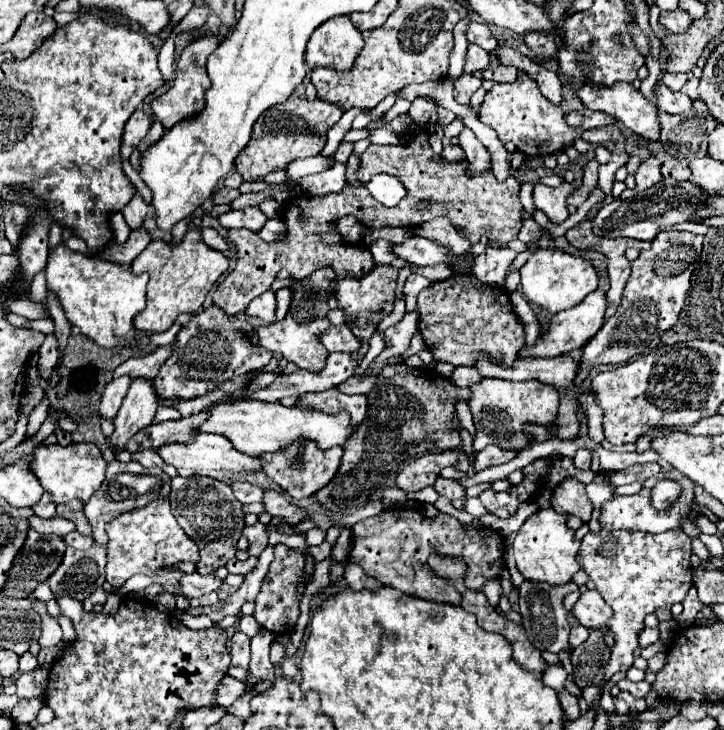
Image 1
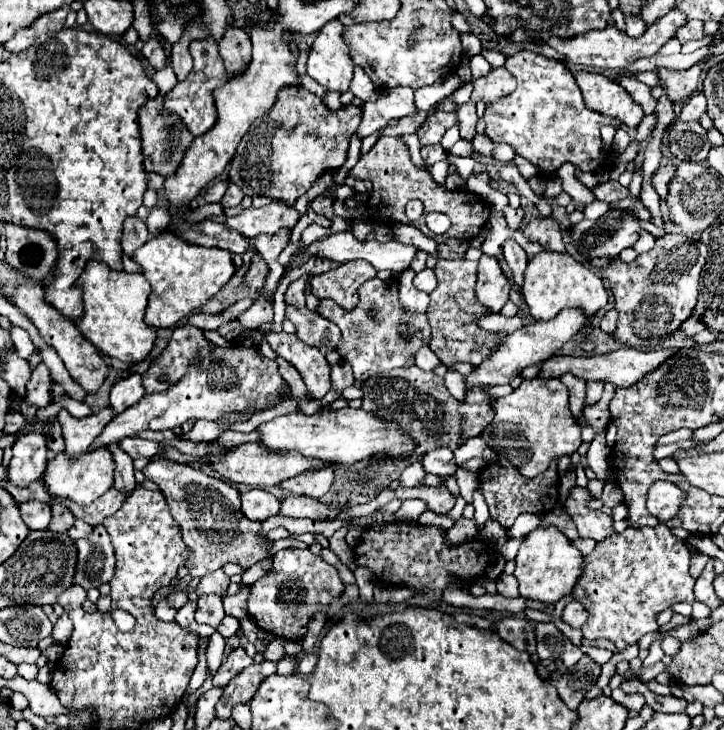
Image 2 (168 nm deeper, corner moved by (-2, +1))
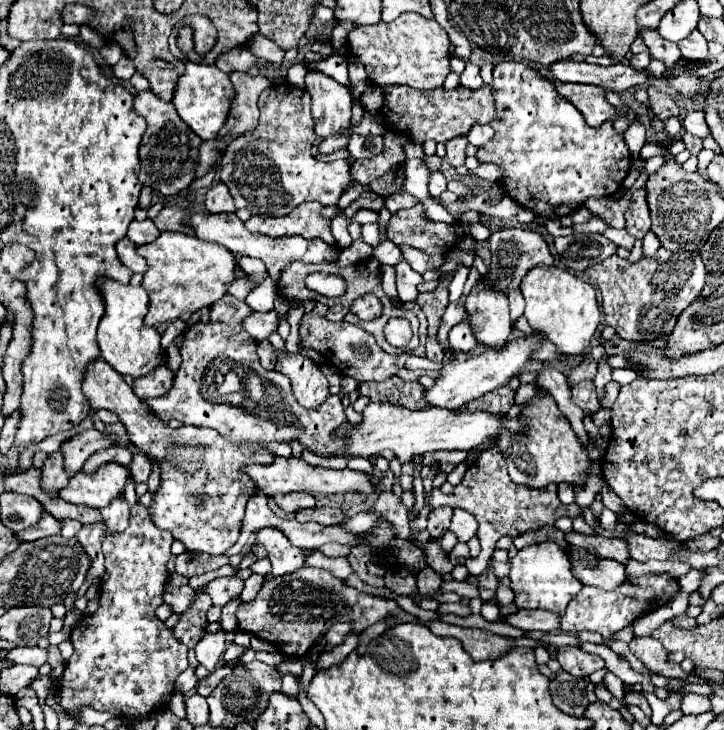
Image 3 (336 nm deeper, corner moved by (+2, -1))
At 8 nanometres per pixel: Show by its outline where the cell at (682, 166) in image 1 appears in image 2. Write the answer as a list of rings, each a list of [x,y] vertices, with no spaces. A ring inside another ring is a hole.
[[[664,165],[654,173],[652,185],[654,185],[654,189],[658,191],[660,197],[668,195],[668,183],[674,179],[674,175],[676,175],[676,167],[672,167],[672,165]]]

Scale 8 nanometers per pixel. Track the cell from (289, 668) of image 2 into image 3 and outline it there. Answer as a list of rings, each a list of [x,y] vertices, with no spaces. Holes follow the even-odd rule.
[[[284,675],[282,677],[282,693],[292,697],[292,699],[298,699],[298,683],[292,675]]]

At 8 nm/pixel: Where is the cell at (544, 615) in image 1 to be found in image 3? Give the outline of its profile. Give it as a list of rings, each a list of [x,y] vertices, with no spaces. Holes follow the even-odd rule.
[[[560,647],[556,655],[562,671],[574,677],[588,677],[594,671],[604,667],[604,661],[598,655],[590,655],[578,647]]]

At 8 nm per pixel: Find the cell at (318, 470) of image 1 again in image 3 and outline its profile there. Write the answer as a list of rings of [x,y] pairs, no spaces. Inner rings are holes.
[[[288,493],[284,497],[276,495],[274,497],[276,505],[282,507],[286,513],[296,513],[296,511],[302,511],[302,509],[312,509],[316,507],[316,499],[312,495],[304,495],[304,493]]]

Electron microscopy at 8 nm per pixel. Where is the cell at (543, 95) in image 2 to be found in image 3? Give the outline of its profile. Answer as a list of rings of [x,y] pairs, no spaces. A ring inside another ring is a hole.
[[[502,61],[492,73],[496,115],[490,127],[496,135],[478,147],[476,159],[502,169],[502,177],[496,183],[504,195],[532,209],[534,215],[558,219],[584,207],[590,197],[610,197],[622,187],[632,155],[626,147],[624,133],[614,129],[612,119],[598,129],[588,127],[572,103],[558,99],[554,83],[540,77],[526,63]]]

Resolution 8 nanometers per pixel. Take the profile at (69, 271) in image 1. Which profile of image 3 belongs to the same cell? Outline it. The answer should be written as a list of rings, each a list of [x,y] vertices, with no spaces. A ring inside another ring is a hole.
[[[100,279],[100,289],[104,293],[106,313],[98,327],[98,345],[102,359],[110,363],[120,375],[130,375],[134,379],[148,375],[156,367],[166,363],[164,349],[160,345],[160,333],[154,327],[144,325],[148,313],[148,295],[142,287],[120,285],[112,279]]]

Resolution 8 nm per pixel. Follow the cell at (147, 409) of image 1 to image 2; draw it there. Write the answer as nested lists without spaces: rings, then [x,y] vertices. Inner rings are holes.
[[[110,443],[108,445],[112,457],[114,457],[114,487],[122,489],[122,491],[132,491],[136,487],[136,479],[134,479],[134,465],[132,459],[126,451],[120,449],[120,443]]]

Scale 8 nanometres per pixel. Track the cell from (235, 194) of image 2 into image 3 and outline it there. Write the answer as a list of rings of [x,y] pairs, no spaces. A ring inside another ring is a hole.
[[[216,183],[208,189],[204,205],[208,213],[232,213],[234,211],[234,199],[230,195],[230,189],[224,183]]]

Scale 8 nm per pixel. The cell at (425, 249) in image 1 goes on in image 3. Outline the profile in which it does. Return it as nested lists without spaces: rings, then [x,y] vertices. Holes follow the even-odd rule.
[[[194,213],[188,217],[188,227],[194,229],[196,237],[202,241],[210,243],[220,243],[226,249],[230,249],[234,255],[246,255],[246,257],[256,257],[262,259],[270,277],[274,283],[280,279],[280,271],[284,265],[292,261],[304,261],[304,263],[330,263],[338,257],[338,251],[324,243],[322,239],[302,239],[302,237],[290,237],[290,239],[270,239],[266,235],[256,235],[244,229],[244,223],[236,217],[236,213],[222,213],[222,215],[212,215],[212,213]]]

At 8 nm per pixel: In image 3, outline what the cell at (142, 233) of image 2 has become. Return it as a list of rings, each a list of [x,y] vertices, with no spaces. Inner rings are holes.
[[[126,237],[118,241],[116,251],[118,251],[118,259],[120,259],[132,273],[140,273],[140,275],[146,273],[146,261],[136,253],[134,243],[130,243]]]

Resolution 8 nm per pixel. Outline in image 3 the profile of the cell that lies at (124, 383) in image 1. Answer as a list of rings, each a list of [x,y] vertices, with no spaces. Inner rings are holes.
[[[58,453],[48,455],[46,463],[42,465],[42,489],[48,491],[52,497],[60,493],[60,489],[66,487],[68,475],[62,471],[62,459],[58,459]]]

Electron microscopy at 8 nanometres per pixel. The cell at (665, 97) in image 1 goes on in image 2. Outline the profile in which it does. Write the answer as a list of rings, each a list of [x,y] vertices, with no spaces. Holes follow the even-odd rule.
[[[698,93],[694,95],[682,109],[680,113],[680,121],[694,121],[694,119],[700,119],[700,115],[706,111],[706,97],[704,93]]]

